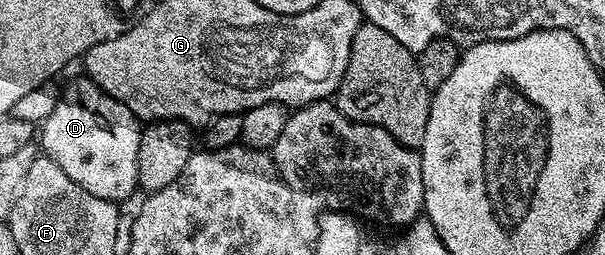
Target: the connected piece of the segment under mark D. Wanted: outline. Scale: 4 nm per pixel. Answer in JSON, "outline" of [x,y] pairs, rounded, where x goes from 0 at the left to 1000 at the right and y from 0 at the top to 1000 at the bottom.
{"outline":[[[131,294],[101,353],[86,451],[66,490],[66,584],[84,616],[139,749],[165,780],[202,796],[228,741],[228,643],[225,608],[231,592],[231,529],[236,494],[205,404],[185,388],[140,294]]]}

